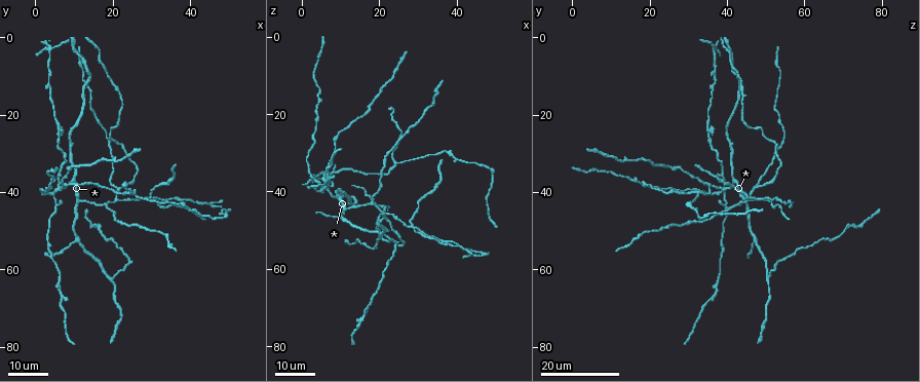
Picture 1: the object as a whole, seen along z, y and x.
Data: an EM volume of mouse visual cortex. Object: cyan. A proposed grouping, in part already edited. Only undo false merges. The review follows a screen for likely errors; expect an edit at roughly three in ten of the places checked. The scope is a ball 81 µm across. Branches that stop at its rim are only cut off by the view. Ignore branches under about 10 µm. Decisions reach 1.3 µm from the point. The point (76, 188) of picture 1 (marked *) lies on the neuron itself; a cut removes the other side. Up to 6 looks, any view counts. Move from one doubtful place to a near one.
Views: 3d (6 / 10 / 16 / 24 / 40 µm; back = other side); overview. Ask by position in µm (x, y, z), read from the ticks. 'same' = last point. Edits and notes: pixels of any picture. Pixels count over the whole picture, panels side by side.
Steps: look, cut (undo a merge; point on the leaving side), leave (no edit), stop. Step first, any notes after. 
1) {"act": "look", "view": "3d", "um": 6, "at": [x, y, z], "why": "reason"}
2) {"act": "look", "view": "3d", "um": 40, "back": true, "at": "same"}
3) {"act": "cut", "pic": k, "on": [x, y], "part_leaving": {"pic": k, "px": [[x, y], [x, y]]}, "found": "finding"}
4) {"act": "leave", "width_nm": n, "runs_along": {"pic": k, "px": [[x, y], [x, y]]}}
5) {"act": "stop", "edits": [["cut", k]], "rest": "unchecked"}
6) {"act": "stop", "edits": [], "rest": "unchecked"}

{"act": "look", "view": "3d", "um": 16, "at": [21.0, 42.0, 45.5], "why": "three arms meet"}

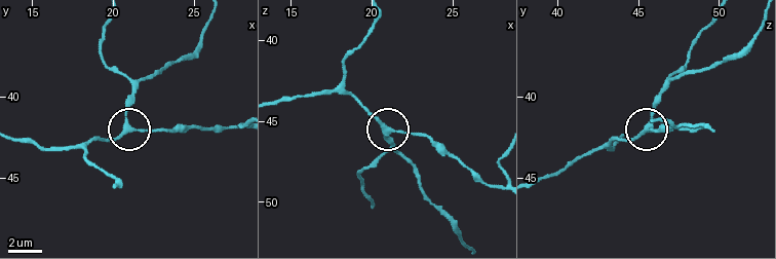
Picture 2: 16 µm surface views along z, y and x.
{"act": "look", "view": "3d", "um": 6, "at": [20.9, 41.8, 45.6], "why": "closer look"}

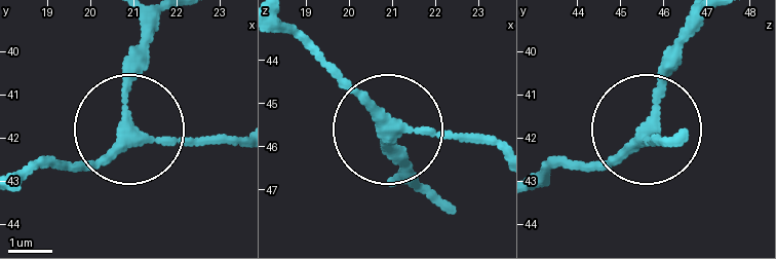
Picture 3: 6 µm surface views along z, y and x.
{"act": "leave", "runs_along": {"pic": 3, "px": [[16, 183], [50, 164], [94, 161], [139, 132], [238, 143]]}, "found": "one neuron here"}

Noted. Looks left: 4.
{"act": "look", "view": "3d", "um": 24, "at": [20.0, 63.0, 50.0], "why": "three-way junction"}

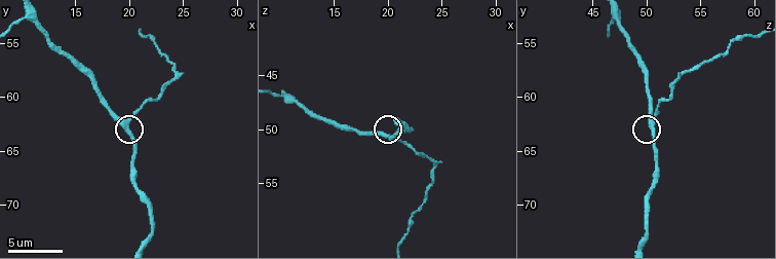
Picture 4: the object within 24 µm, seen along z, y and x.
{"act": "look", "view": "3d", "um": 6, "at": [19.8, 62.6, 50.6]}

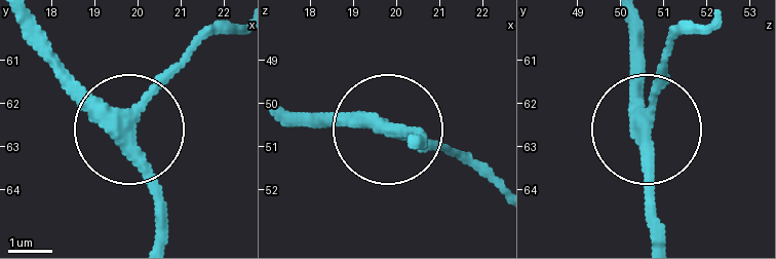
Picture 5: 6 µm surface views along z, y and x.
{"act": "look", "view": "3d", "um": 6, "back": true, "at": [19.70, 62.60, 50.55], "why": "other side"}

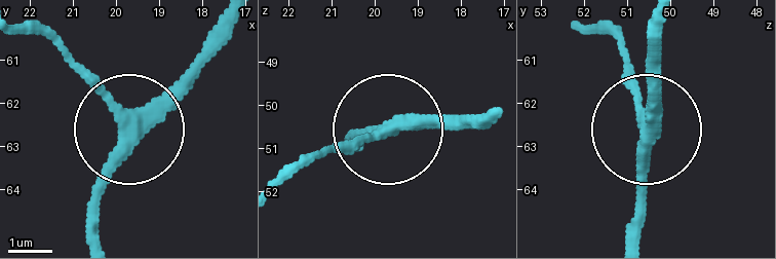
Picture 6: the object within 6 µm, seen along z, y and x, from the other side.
{"act": "leave", "width_nm": 310, "runs_along": {"pic": 6, "px": [[237, 19], [138, 128], [108, 184], [101, 239]]}, "found": "all the same neuron"}

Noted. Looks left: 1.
{"act": "stop", "edits": [], "rest": "unchecked"}

